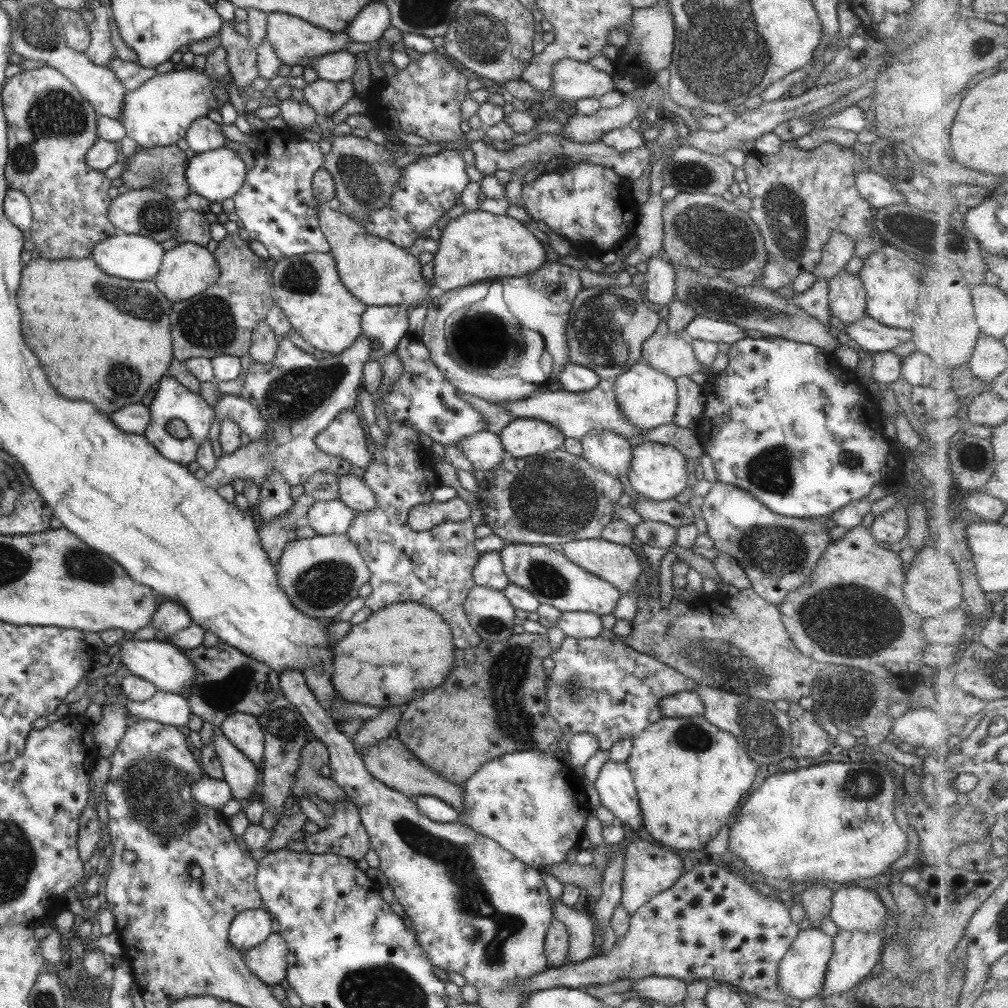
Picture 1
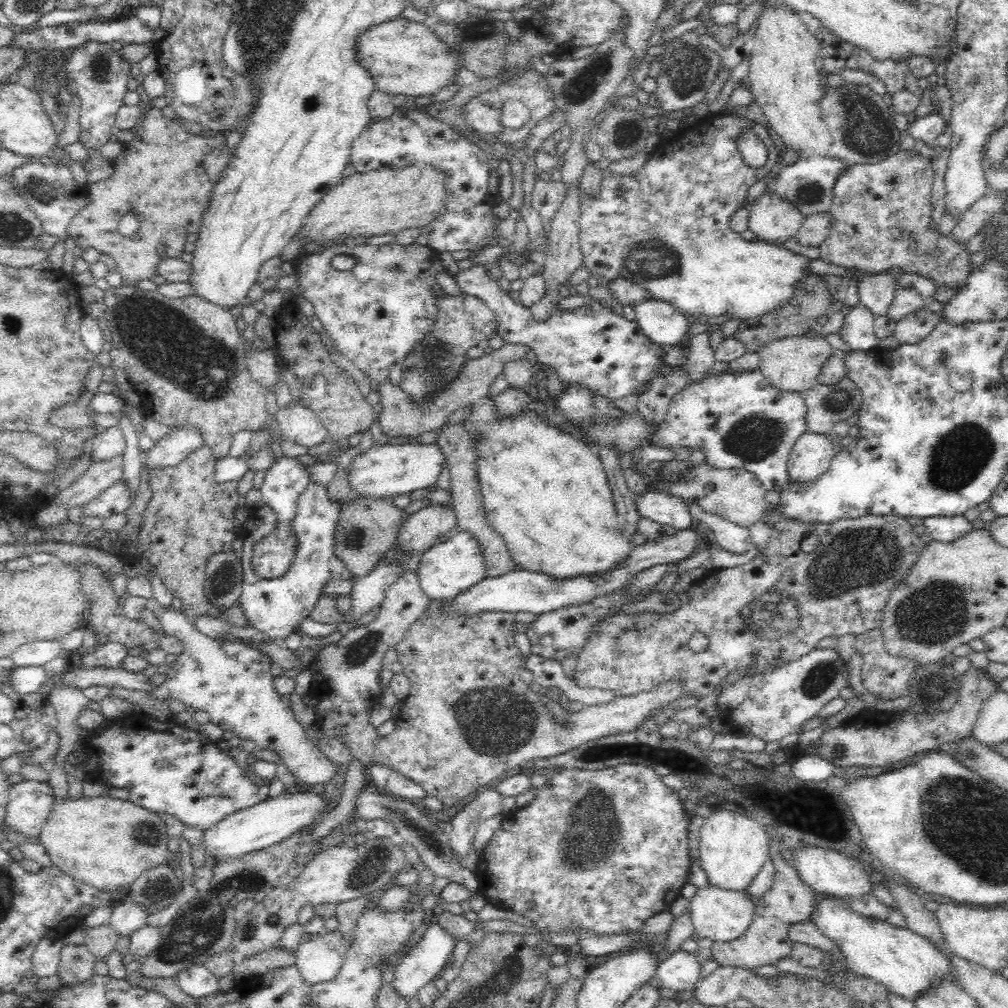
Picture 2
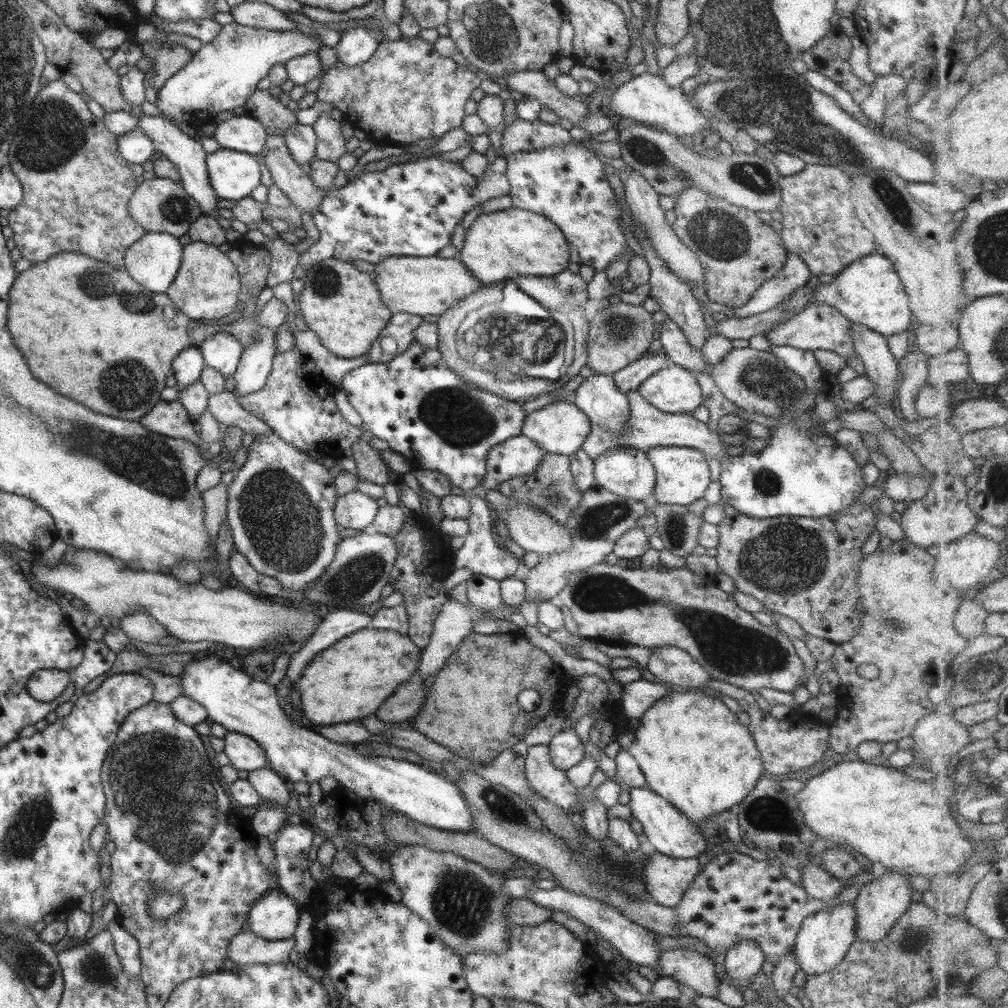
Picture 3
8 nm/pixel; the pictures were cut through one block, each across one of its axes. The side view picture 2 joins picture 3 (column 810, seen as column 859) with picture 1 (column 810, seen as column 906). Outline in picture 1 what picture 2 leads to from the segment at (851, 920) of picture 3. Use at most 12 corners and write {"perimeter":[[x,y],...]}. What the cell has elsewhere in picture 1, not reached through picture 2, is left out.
{"perimeter":[[801,930],[779,959],[776,985],[809,1000],[823,986],[832,937]]}

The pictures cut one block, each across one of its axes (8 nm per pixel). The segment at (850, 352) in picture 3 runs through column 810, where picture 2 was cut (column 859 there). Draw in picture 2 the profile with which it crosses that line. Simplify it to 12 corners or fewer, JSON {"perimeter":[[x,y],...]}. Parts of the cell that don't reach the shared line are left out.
{"perimeter":[[854,305],[844,316],[838,334],[852,351],[877,346],[877,316]]}

